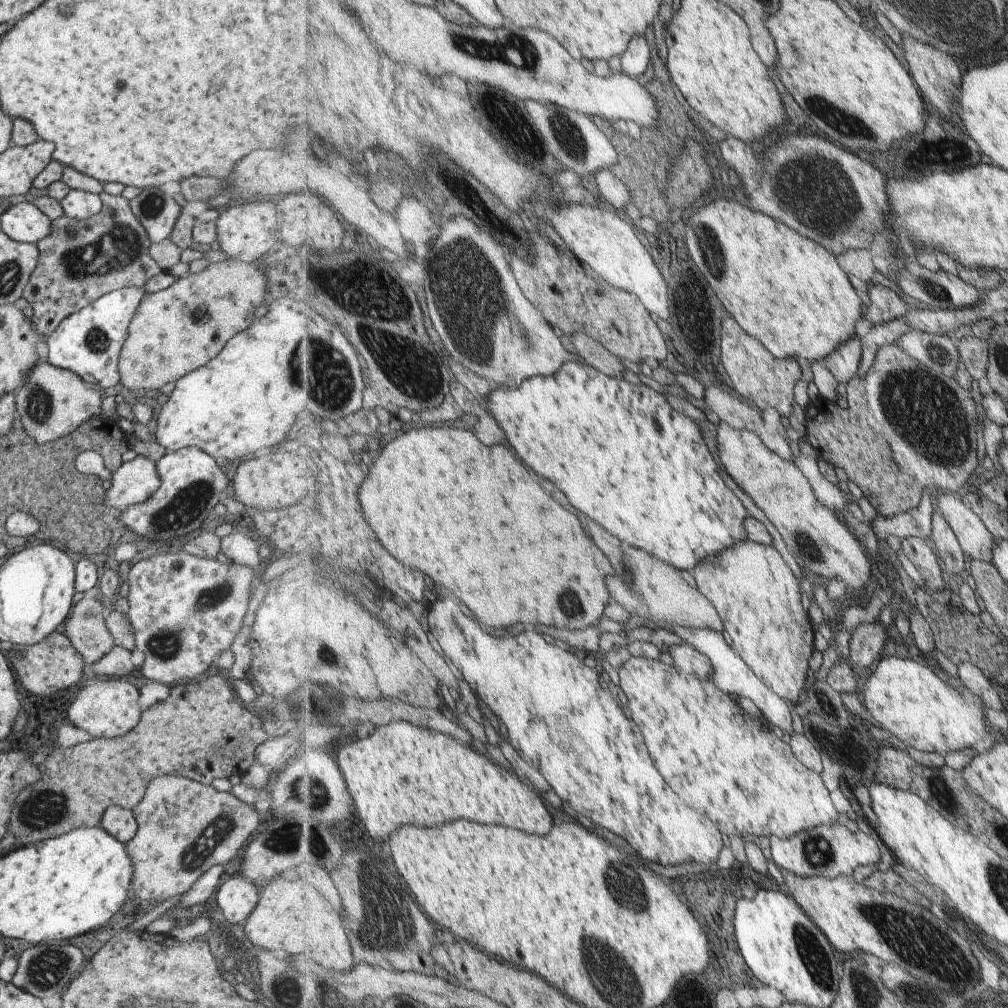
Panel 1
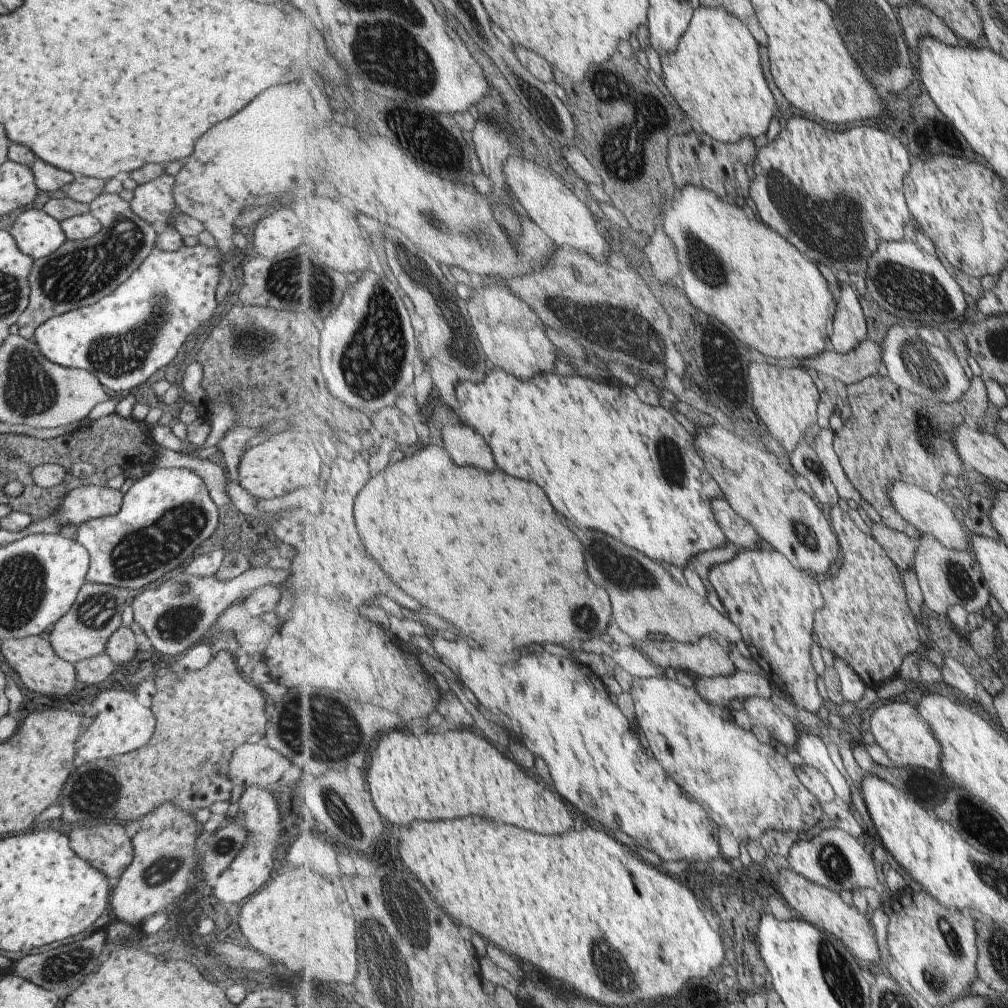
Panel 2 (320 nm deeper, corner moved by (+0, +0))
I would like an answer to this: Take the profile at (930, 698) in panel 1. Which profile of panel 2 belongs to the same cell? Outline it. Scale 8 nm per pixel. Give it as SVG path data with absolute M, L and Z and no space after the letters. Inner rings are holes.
M891 699L889 704L883 705L873 712L871 717L871 732L875 742L885 750L887 756L899 768L925 768L939 770L942 763L943 747L933 734L929 723L921 716L919 707L911 706L904 700Z

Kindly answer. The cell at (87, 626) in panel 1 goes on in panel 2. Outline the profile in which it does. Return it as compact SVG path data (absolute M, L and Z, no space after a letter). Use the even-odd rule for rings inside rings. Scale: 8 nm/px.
M85 581L71 608L51 625L48 641L54 653L72 665L103 653L107 639L121 626L121 611L127 605L125 599L129 592L129 589Z

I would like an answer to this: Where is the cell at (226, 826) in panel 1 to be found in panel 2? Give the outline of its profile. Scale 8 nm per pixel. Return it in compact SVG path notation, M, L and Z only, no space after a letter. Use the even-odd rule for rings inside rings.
M165 803L140 819L140 830L131 839L131 862L118 876L109 893L109 908L117 921L138 927L147 917L169 909L181 898L187 886L187 878L193 873L196 864L193 847L196 847L205 837L203 833L198 833L201 825L197 825L188 812L172 803Z

